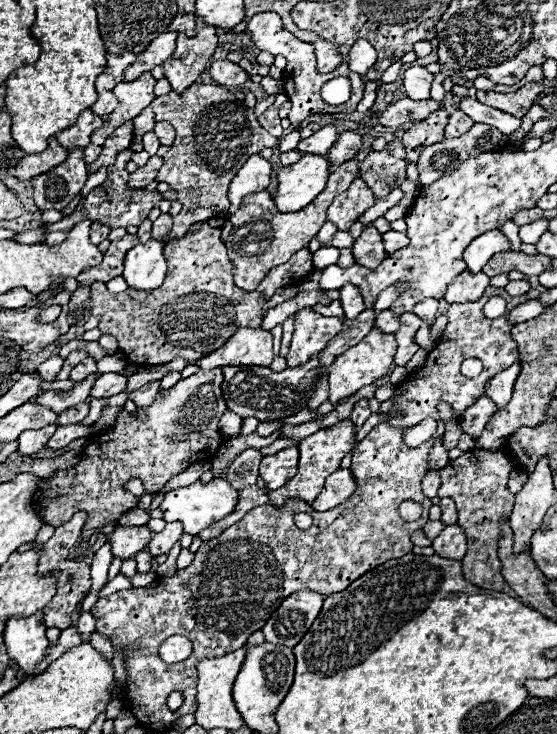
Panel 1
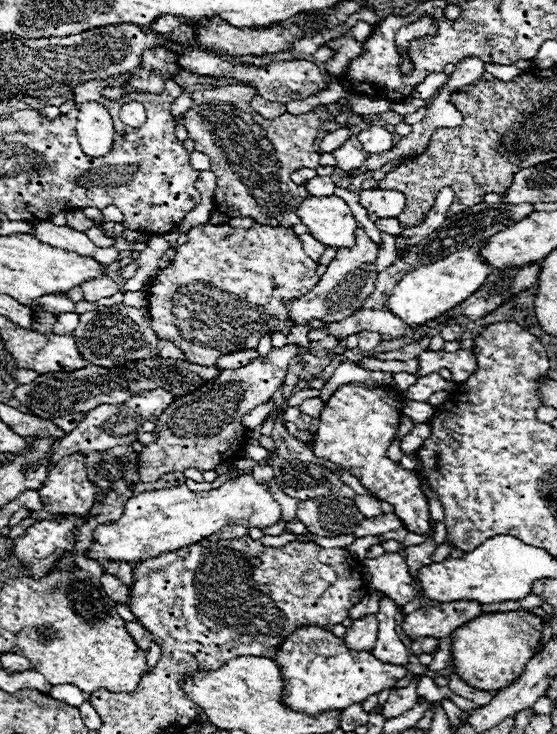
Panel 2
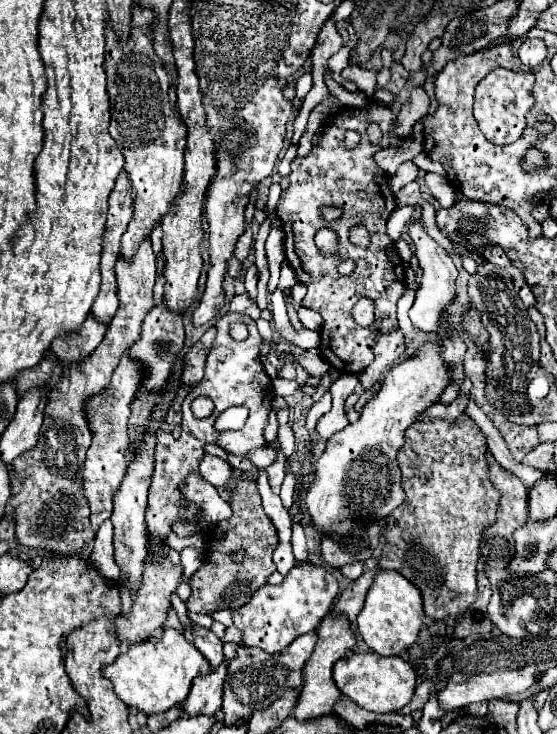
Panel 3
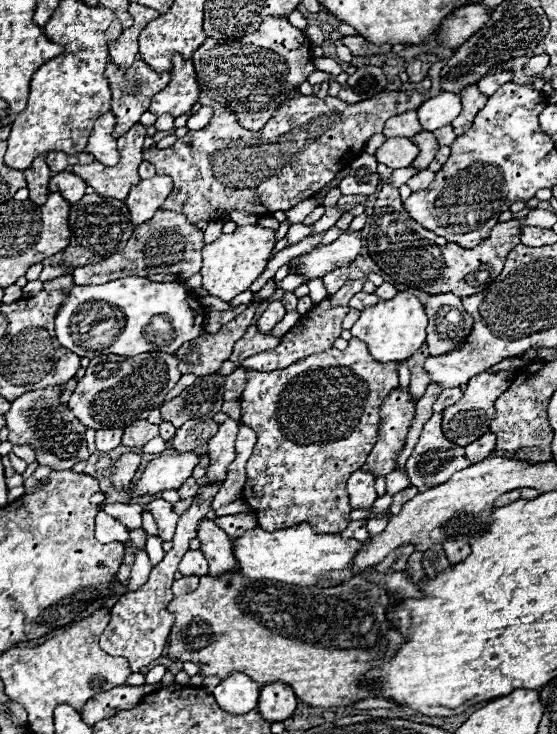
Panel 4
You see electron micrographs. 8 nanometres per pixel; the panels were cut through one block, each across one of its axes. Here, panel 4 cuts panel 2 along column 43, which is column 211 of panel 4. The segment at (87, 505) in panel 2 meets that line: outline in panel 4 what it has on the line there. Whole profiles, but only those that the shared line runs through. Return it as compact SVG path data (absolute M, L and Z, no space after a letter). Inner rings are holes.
M212 484L212 486L204 486L198 490L198 498L192 502L192 506L180 516L178 526L176 526L176 534L172 538L174 546L170 552L166 552L164 560L160 564L156 564L150 572L150 578L144 586L140 586L134 592L126 592L120 596L120 600L114 604L114 608L110 610L110 622L106 626L106 630L100 636L100 648L112 656L122 656L130 662L132 672L140 672L140 668L144 668L146 664L150 664L152 660L156 660L168 640L170 628L174 624L174 614L168 612L168 604L172 602L172 582L174 582L174 574L178 570L178 562L180 558L190 550L188 544L192 538L196 538L196 528L198 522L212 510L212 494L216 494L216 490L220 488L220 484Z

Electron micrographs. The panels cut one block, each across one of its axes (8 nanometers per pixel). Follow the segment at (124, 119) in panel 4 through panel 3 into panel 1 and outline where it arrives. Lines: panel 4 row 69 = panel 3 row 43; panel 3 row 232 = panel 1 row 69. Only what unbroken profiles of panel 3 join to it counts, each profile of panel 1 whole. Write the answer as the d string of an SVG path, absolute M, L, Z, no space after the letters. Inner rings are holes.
M162 32L158 34L146 48L136 56L136 62L130 64L124 70L126 80L136 80L142 72L152 70L154 66L160 66L160 62L166 62L172 56L172 50L176 46L176 32Z

